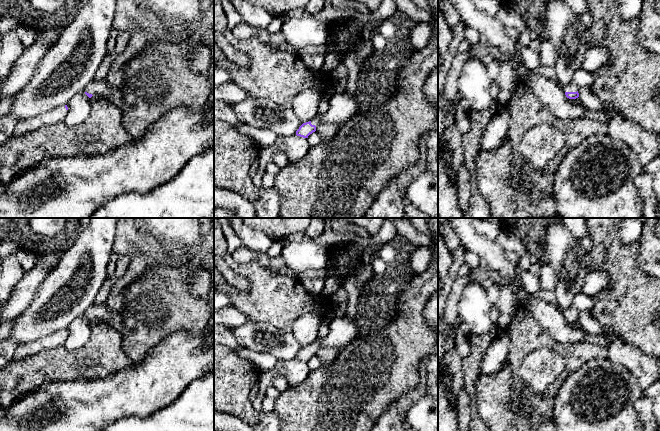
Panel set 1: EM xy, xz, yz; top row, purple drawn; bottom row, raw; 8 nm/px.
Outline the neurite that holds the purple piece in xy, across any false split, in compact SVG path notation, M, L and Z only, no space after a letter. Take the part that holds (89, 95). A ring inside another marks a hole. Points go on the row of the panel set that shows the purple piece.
M106 80L103 81L91 81L83 90L85 94L91 98L93 95L102 94L104 98L111 101L113 104L118 106L123 112L125 109L125 104L123 101L123 95L121 88L114 89L111 88Z

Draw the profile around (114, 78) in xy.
M112 68L106 76L106 83L114 89L119 89L123 81L123 73L121 68Z

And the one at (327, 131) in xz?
M324 124L320 125L316 131L321 136L321 142L326 143L329 142L338 132L341 125L338 124Z

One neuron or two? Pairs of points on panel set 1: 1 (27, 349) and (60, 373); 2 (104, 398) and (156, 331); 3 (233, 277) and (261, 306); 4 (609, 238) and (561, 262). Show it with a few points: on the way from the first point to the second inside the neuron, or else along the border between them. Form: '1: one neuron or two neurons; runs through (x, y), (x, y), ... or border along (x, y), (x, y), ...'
1: two neurons; border along (56, 346), (12, 360)
2: two neurons; border along (153, 347), (142, 358), (134, 362)
3: two neurons; border along (224, 278), (238, 289), (249, 288)
4: two neurons; border along (586, 254), (585, 265), (589, 270)

